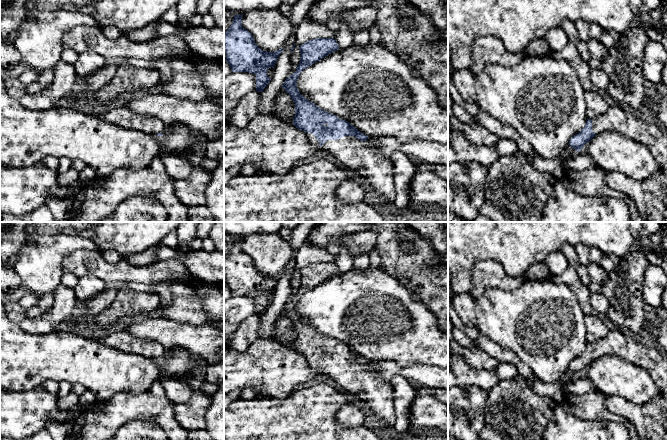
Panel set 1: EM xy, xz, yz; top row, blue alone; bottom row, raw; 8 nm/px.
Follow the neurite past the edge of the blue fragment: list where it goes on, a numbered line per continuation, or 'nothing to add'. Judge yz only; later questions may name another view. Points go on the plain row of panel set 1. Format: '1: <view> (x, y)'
1: yz (615, 342)

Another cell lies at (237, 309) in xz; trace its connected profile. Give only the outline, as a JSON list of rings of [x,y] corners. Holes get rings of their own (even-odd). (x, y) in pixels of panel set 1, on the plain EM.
[[[232,296],[224,301],[224,342],[228,343],[234,332],[248,317],[256,314],[256,299],[249,296]]]

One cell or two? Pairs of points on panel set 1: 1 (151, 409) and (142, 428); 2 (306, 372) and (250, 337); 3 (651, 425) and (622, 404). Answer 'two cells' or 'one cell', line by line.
1: two cells
2: two cells
3: one cell

